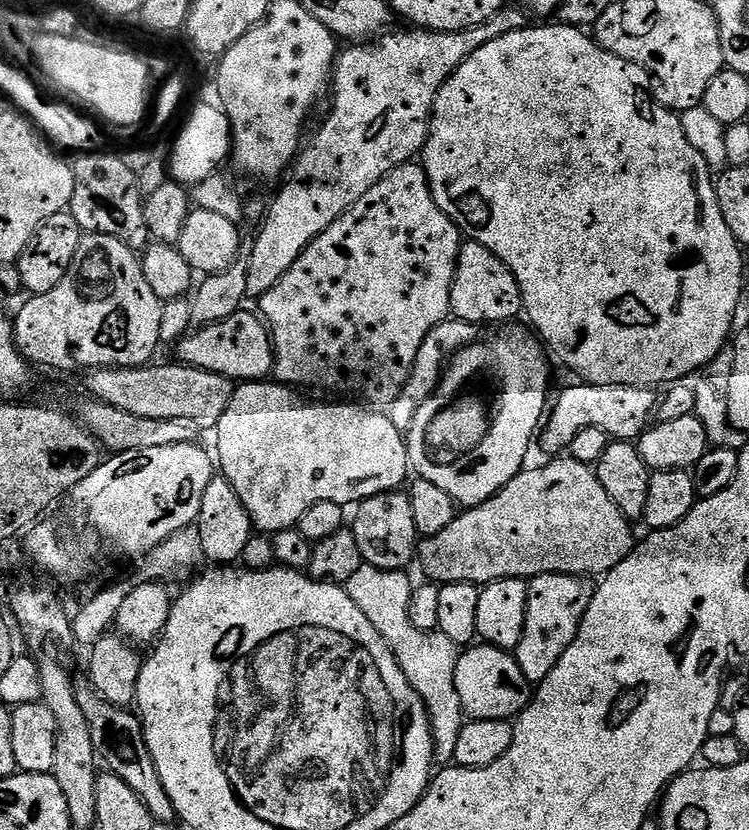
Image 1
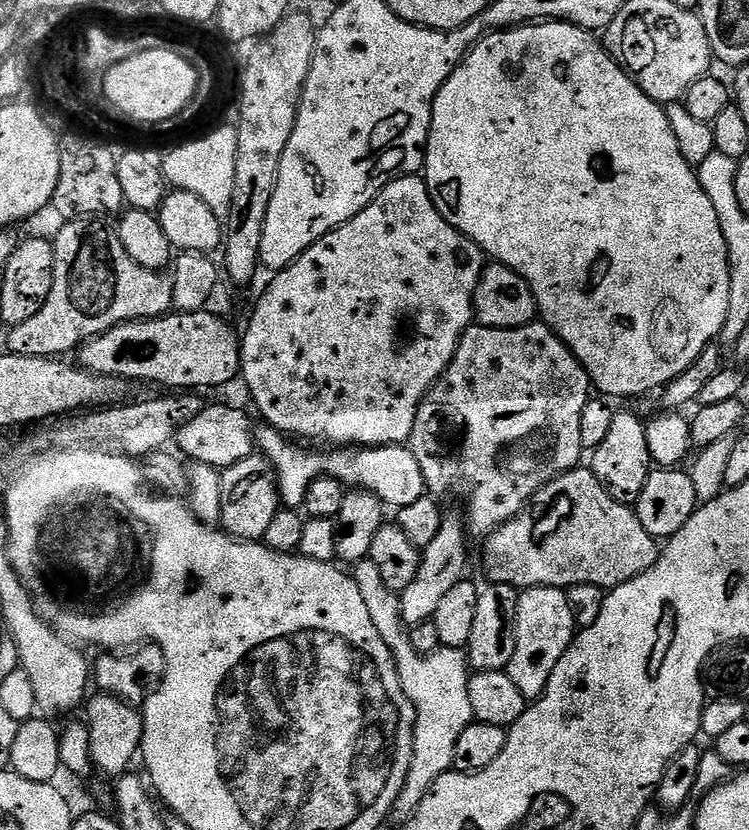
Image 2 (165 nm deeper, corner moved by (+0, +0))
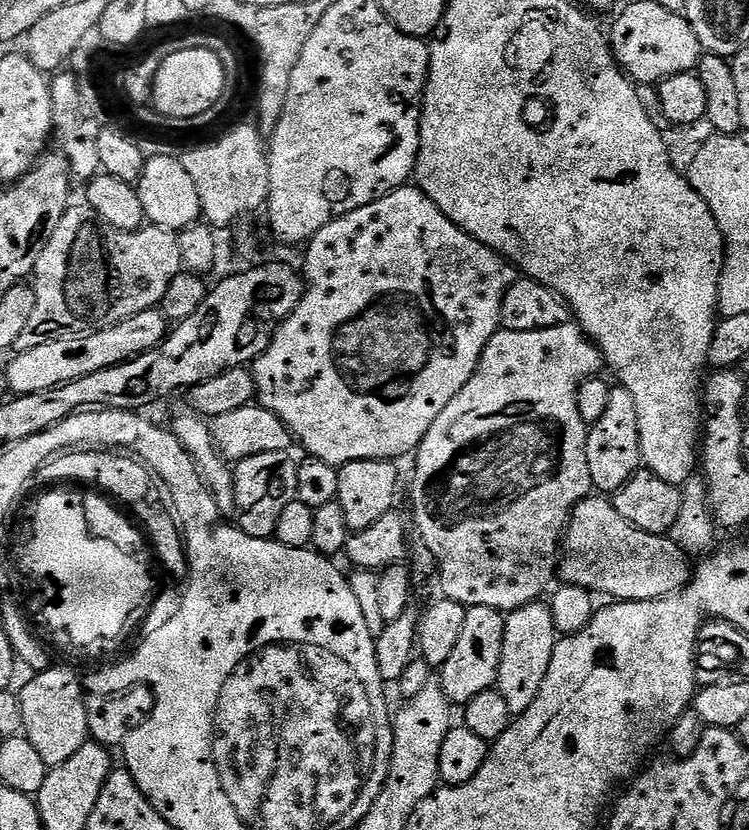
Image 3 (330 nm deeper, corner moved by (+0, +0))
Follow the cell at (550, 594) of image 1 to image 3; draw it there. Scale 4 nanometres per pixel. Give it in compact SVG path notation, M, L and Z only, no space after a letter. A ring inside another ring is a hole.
M547 603L527 604L507 613L502 640L502 662L498 666L498 678L494 685L497 692L506 698L513 717L530 710L530 702L538 698L542 682L546 682L546 670L550 670L550 658L554 658L554 646L558 639L556 622Z

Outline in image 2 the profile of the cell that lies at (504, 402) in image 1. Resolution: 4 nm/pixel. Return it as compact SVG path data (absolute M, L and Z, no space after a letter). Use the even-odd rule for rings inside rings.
M449 511L438 530L438 538L433 538L430 546L426 546L421 551L418 574L414 574L414 582L410 582L410 586L406 586L406 590L399 593L400 616L404 620L405 625L427 625L438 610L442 598L453 586L458 586L458 582L466 579L467 572L464 571L468 568L467 539L469 540L469 537L466 535L465 517L461 513L459 516L458 513Z

